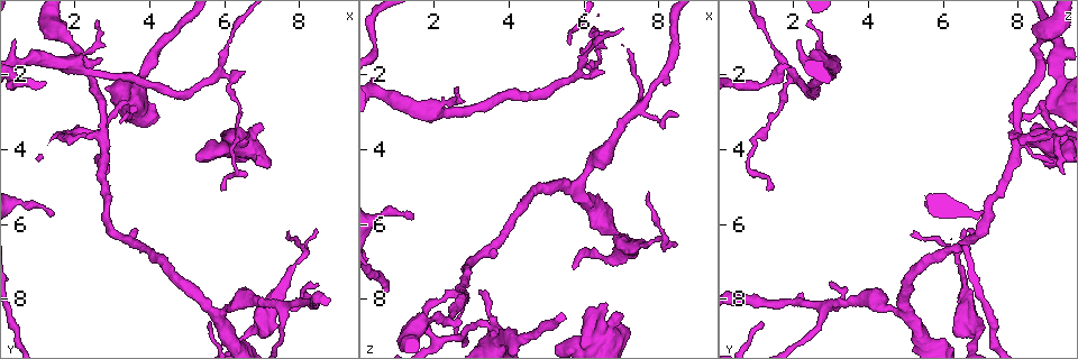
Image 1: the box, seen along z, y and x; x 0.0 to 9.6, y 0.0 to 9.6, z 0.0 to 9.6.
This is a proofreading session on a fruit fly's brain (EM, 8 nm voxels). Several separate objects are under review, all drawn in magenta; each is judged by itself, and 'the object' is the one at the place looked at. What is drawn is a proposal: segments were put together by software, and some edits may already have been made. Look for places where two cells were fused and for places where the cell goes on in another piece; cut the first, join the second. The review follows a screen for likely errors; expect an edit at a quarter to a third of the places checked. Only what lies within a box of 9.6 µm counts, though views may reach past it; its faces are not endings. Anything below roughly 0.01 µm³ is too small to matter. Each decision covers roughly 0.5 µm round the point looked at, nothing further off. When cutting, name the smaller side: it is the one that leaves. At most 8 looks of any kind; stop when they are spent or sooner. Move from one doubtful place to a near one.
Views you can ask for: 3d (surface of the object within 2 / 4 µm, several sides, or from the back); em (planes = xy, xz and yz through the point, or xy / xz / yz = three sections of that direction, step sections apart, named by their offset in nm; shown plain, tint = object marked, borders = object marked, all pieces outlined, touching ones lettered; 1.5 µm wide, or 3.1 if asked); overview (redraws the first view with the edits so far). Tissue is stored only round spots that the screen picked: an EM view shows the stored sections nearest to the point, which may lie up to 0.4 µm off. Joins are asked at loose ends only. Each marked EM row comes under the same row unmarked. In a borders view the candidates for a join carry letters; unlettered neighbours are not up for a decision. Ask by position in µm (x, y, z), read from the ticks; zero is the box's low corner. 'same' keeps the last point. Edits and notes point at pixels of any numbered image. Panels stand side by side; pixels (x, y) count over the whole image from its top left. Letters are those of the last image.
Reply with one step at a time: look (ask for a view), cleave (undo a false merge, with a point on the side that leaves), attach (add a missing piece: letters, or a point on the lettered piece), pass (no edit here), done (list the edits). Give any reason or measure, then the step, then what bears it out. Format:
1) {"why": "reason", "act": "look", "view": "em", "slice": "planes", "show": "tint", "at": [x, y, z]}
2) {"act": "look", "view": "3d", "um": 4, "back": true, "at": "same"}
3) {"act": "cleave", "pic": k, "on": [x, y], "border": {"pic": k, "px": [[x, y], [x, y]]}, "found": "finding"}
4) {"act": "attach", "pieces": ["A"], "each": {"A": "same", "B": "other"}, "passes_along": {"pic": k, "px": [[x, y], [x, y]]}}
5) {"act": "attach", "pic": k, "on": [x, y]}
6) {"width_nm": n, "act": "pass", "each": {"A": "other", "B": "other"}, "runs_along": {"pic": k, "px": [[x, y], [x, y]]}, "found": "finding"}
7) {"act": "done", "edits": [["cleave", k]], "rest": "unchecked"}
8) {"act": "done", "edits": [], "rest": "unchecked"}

{"why": "free end", "act": "look", "view": "3d", "um": 4, "at": [8.45, 6.15, 6.55]}

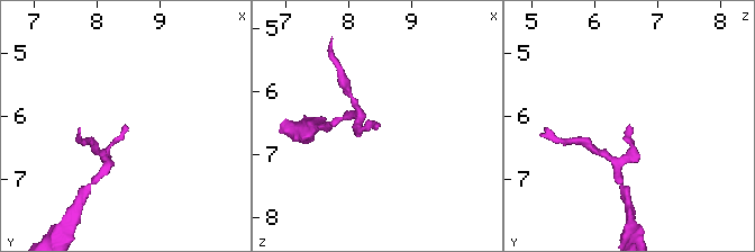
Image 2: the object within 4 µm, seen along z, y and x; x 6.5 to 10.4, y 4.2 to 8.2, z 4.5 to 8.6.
{"act": "look", "view": "em", "slice": "xz", "step": 4, "show": "tint", "at": [8.40, 6.10, 6.55]}

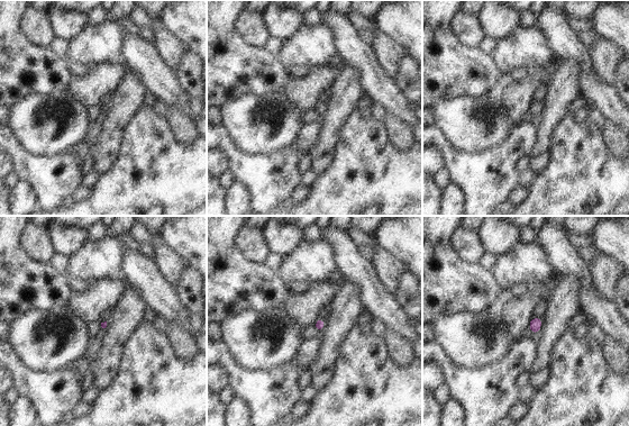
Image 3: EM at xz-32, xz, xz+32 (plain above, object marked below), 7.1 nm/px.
{"act": "look", "view": "em", "slice": "planes", "show": "borders", "at": "same"}

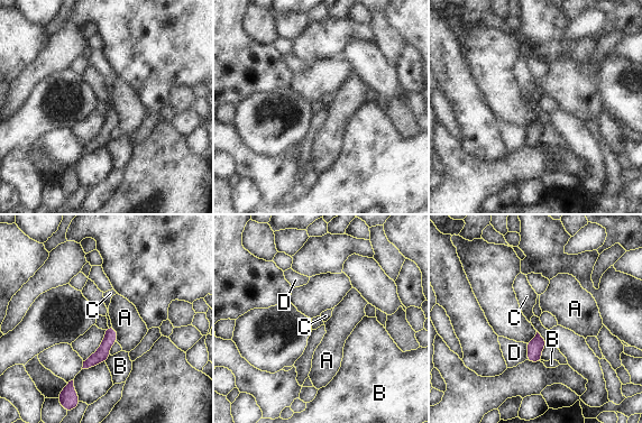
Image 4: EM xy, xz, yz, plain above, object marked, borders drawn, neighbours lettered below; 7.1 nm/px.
{"act": "pass", "each": {"A": "other", "B": "other", "C": "other", "D": "other"}, "border": {"pic": 4, "px": [[111, 325], [117, 333], [117, 341]]}, "found": "none of them fits"}

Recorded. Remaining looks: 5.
{"why": "free end", "act": "look", "view": "em", "slice": "yz", "step": 8, "show": "borders", "at": [7.00, 3.40, 8.45]}

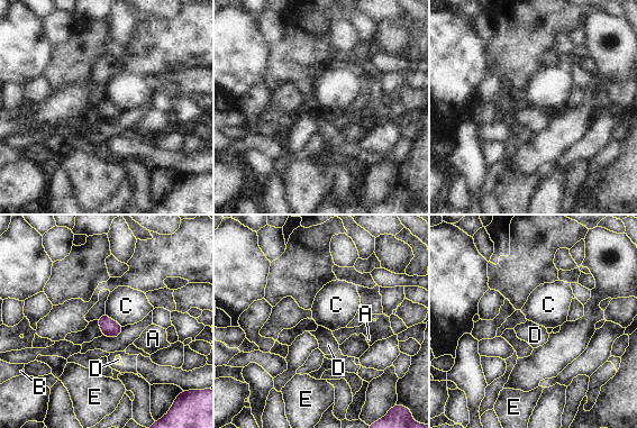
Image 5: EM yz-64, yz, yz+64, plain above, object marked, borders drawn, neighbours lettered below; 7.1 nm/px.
{"act": "pass", "each": {"A": "other", "B": "other", "C": "other", "D": "other", "E": "other"}, "found": "no lettered piece goes on from it"}

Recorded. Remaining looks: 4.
{"act": "look", "view": "em", "slice": "planes", "show": "tint", "at": [0.70, 5.55, 5.75]}

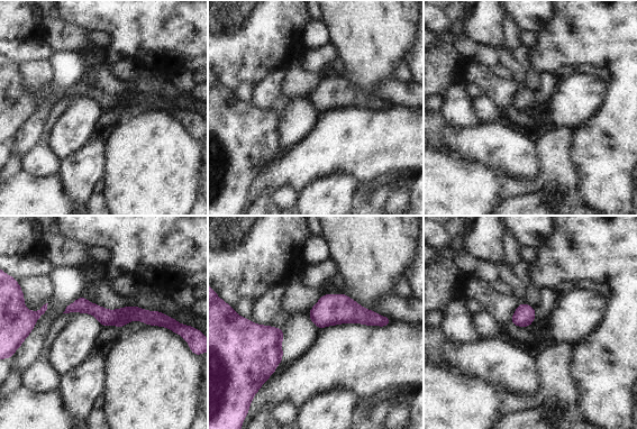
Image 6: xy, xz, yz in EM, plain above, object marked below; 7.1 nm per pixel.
{"act": "look", "view": "em", "slice": "planes", "show": "borders", "at": "same"}

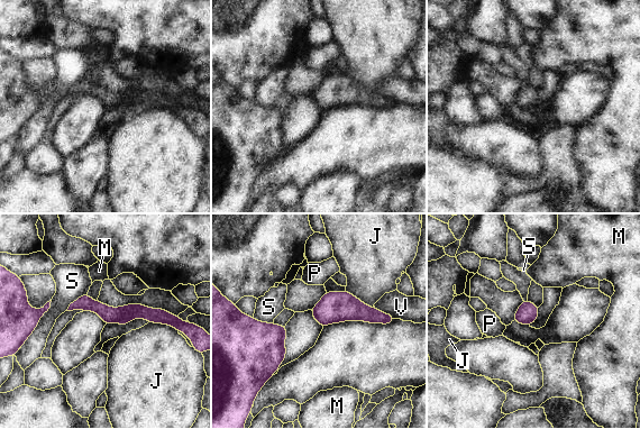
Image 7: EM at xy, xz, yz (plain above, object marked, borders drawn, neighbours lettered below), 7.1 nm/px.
{"width_nm": 120, "act": "pass", "each": {"J": "other", "M": "other", "P": "other", "S": "other", "V": "other"}, "runs_along": {"pic": 7, "px": [[72, 307], [146, 312], [176, 325]]}, "found": "one cell here"}

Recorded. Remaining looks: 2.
{"act": "done", "edits": [], "rest": "unchecked"}

